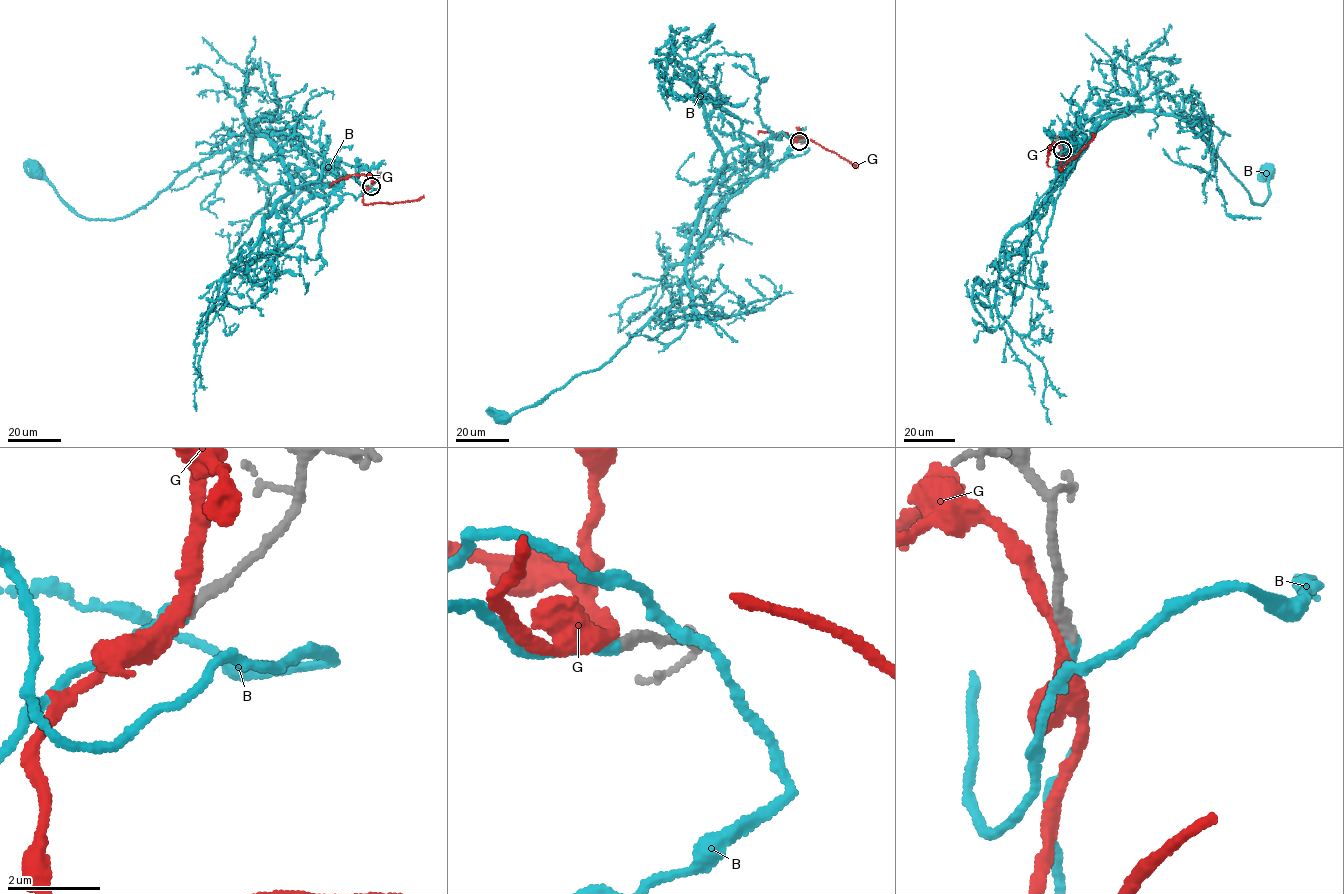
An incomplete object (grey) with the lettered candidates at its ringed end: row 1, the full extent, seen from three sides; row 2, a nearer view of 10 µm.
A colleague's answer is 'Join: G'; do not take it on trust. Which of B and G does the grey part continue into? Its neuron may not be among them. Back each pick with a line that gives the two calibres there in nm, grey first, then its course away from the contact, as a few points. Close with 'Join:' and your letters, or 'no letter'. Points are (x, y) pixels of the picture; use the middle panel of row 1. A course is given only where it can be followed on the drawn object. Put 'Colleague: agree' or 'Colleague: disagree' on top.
Colleague: disagree
B: calibres 280 and 220 nm; course (799, 141), (781, 132), (729, 151), (691, 234), (681, 300), (597, 369), (501, 417)
Join: B

